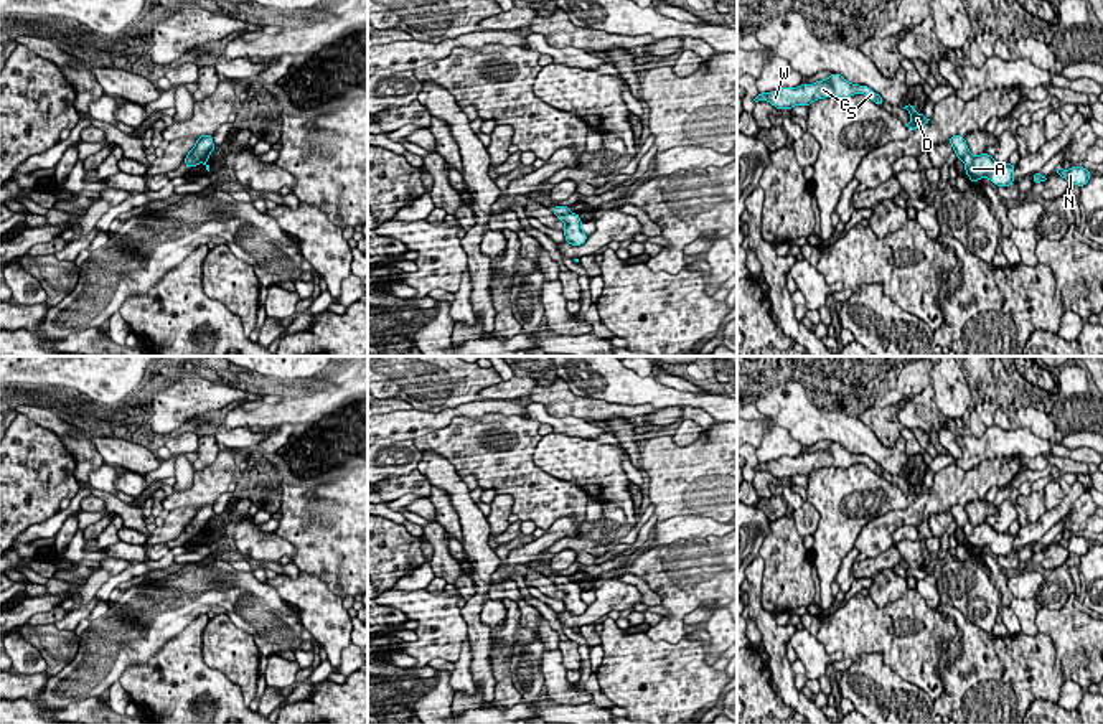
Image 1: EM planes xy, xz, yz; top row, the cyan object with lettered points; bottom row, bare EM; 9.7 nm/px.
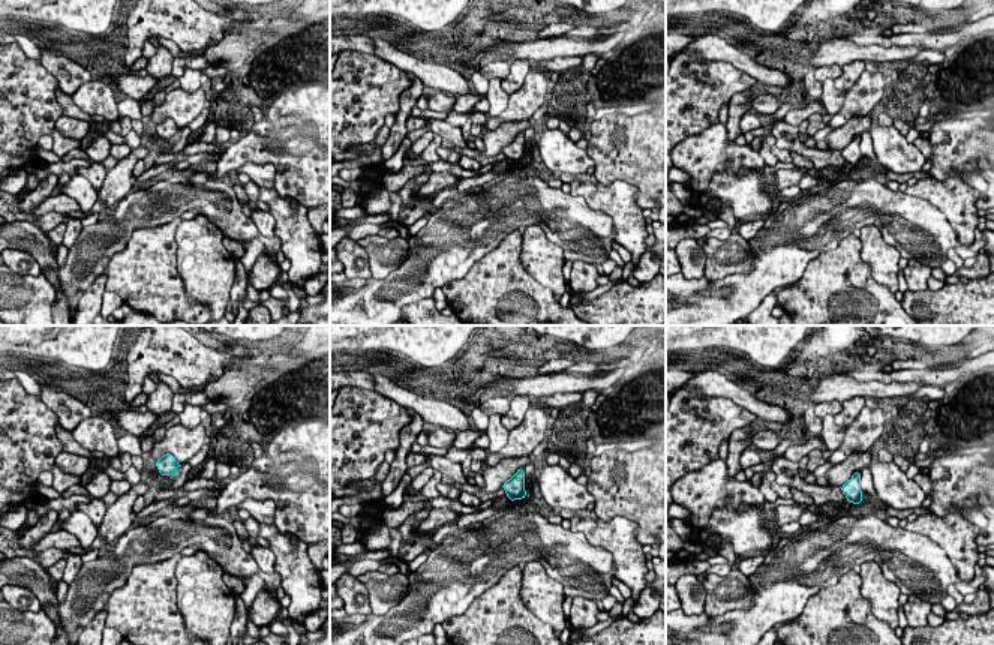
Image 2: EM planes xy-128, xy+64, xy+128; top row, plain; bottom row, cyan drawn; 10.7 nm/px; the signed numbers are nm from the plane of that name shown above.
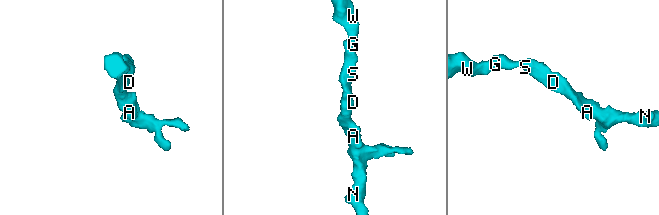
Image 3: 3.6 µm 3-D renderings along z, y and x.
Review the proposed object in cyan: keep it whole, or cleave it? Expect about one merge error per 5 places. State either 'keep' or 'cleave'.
keep

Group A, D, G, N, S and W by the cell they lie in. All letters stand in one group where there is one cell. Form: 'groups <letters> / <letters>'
groups A D G N S W

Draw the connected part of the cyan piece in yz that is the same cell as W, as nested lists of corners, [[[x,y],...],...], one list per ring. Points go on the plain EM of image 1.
[[[833,442],[828,449],[813,454],[800,454],[798,457],[781,457],[772,462],[762,462],[753,470],[767,470],[777,478],[791,478],[793,475],[810,475],[813,470],[824,467],[849,468],[854,463],[866,463],[877,475],[884,468],[875,463],[869,455],[859,455],[846,450],[841,444]]]

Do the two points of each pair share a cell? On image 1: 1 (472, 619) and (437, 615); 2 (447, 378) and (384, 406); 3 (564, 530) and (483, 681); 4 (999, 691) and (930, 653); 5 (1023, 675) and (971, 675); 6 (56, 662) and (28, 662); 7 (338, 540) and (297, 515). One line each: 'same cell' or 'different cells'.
1: different cells
2: different cells
3: different cells
4: different cells
5: same cell
6: different cells
7: same cell

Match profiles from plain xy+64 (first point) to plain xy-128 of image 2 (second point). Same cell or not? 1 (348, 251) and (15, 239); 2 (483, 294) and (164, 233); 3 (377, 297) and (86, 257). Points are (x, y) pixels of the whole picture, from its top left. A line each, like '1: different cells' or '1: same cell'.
1: different cells
2: same cell
3: same cell

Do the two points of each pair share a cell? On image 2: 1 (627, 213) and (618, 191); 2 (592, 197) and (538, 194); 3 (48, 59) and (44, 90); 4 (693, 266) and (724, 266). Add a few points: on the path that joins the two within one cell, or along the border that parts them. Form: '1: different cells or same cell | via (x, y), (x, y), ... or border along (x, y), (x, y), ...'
1: same cell | via (622, 207), (618, 197)
2: different cells | border along (577, 195), (591, 207), (607, 215)
3: different cells | border along (39, 62), (57, 81), (59, 87)
4: different cells | border along (696, 240), (705, 255), (705, 275)

